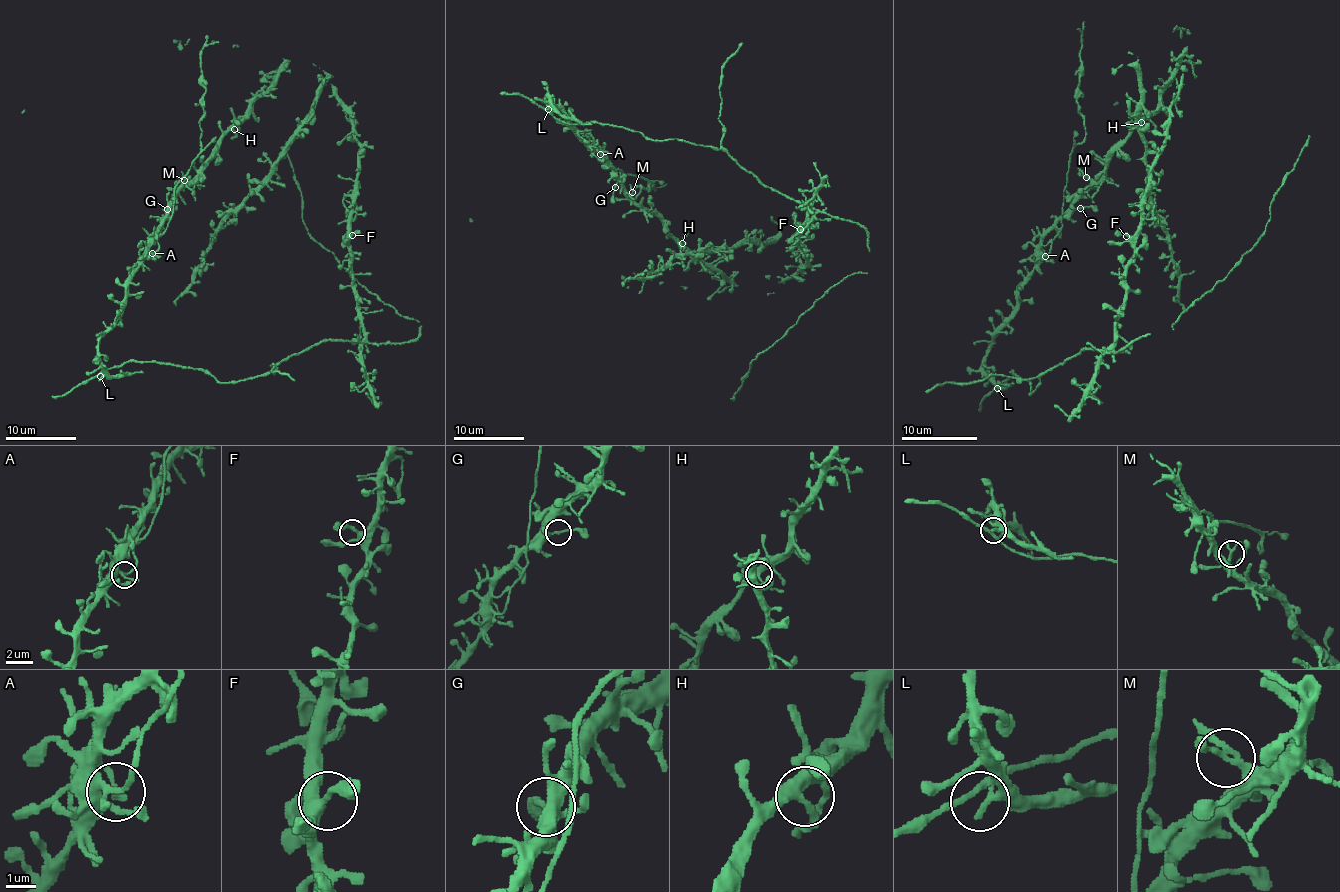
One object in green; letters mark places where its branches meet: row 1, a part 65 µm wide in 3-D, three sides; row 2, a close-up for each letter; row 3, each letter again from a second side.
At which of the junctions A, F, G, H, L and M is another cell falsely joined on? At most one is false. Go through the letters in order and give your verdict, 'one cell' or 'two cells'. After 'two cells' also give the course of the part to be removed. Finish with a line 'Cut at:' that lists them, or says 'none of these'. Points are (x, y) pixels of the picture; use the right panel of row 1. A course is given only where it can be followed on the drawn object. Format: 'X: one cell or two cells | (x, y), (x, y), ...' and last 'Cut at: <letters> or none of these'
A: two cells | (1046, 255), (1061, 227), (1069, 155), (1086, 136), (1084, 119), (1076, 100), (1082, 39), (1076, 30)
F: one cell
G: one cell
H: one cell
L: one cell
M: one cell
Cut at: A

